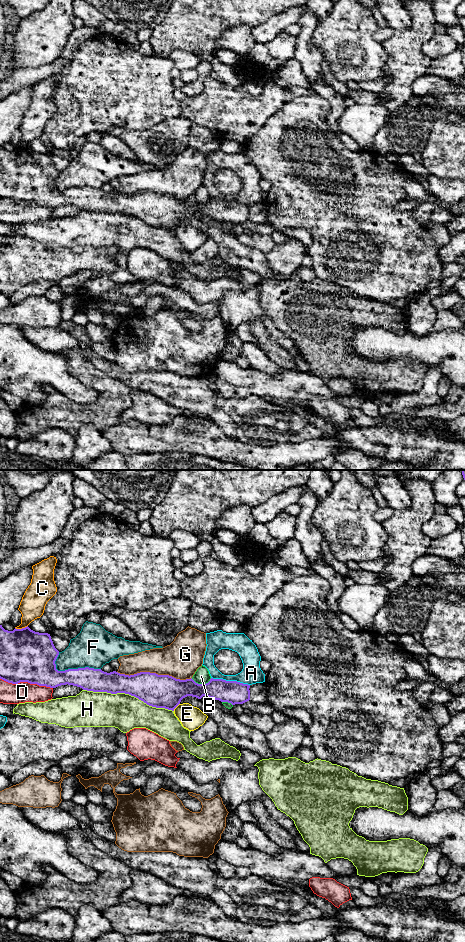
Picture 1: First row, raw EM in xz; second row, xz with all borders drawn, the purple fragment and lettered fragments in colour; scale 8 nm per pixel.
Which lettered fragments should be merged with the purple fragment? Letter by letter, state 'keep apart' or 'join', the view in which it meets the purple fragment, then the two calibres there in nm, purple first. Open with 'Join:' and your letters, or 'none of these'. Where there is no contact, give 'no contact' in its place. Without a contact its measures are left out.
Join: none of these
A: keep apart; meets purple in xz; 180 nm thick on the purple side, 160 nm on the other
B: keep apart; meets purple in xz; 220 nm thick on the purple side, 120 nm on the other
C: keep apart; meets purple in xz; 420 nm thick on the purple side, 200 nm on the other
D: keep apart; meets purple in xz; 420 nm thick on the purple side, 160 nm on the other
E: keep apart; meets purple in xz; 280 nm thick on the purple side, 190 nm on the other
F: keep apart; meets purple in xz; 200 nm thick on the purple side, 320 nm on the other
G: keep apart; meets purple in xz; 280 nm thick on the purple side, 300 nm on the other
H: keep apart; meets purple in xz; 260 nm thick on the purple side, 280 nm on the other

